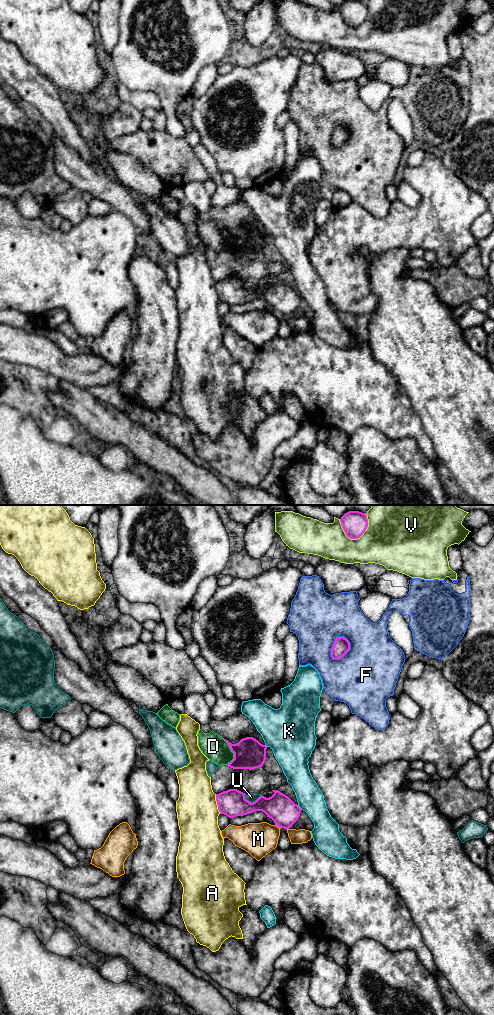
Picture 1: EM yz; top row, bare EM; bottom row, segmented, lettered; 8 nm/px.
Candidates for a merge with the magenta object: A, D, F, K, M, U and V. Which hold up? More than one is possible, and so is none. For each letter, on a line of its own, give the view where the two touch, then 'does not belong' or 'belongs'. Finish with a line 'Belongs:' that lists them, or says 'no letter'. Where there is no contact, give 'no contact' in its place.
A: meets magenta in yz; does not belong
D: meets magenta in yz; does not belong
F: meets magenta in yz; does not belong
K: meets magenta in yz; does not belong
M: meets magenta in yz; does not belong
U: meets magenta in yz; does not belong
V: meets magenta in yz; does not belong
Belongs: no letter

